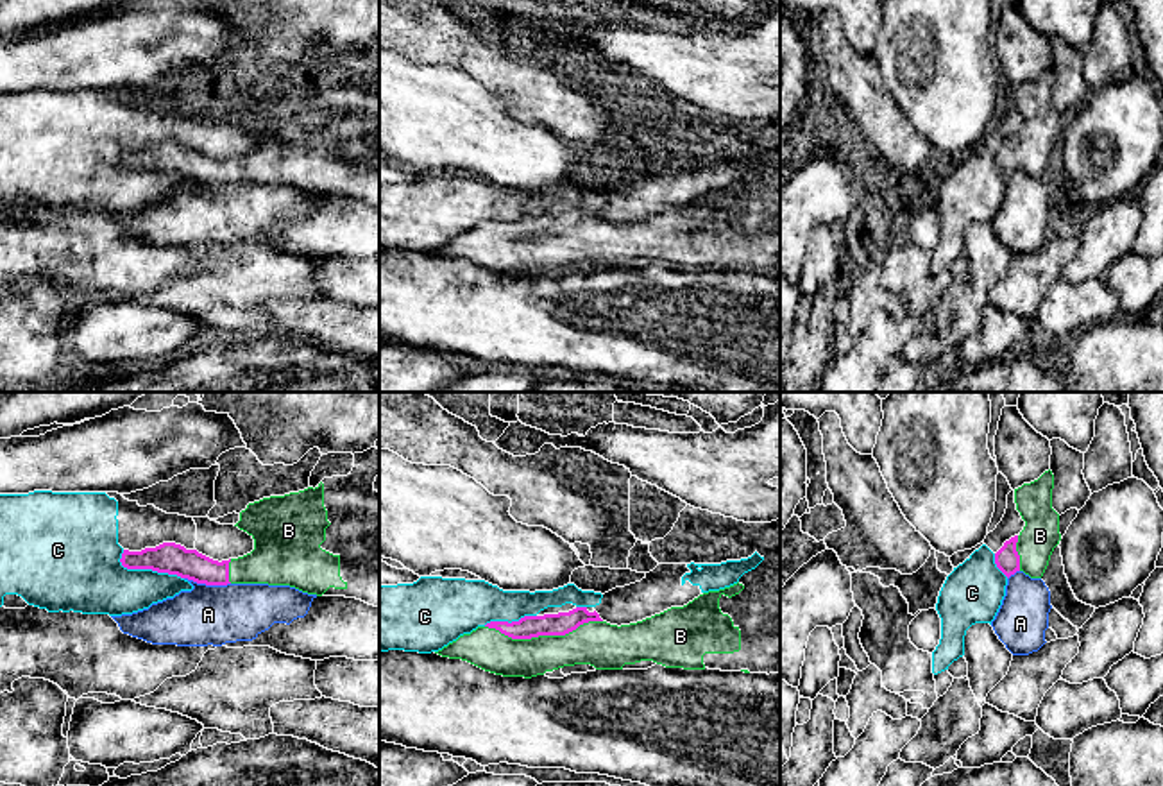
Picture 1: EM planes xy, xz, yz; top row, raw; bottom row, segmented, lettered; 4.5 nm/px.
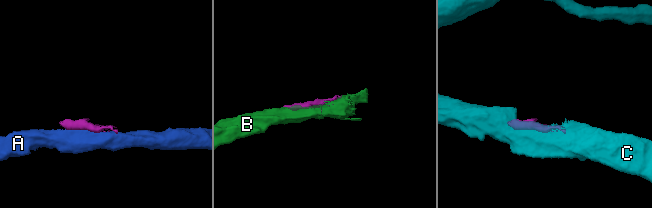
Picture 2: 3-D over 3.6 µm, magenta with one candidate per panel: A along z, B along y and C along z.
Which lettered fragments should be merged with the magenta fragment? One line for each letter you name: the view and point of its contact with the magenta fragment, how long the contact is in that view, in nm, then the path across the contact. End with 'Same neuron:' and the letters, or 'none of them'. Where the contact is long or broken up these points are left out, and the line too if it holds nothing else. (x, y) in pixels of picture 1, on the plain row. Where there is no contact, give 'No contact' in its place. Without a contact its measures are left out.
B: Touches magenta at xz (543, 233). Shared border 550 nm
Same neuron: B

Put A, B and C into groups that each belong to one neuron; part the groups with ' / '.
A / B / C

